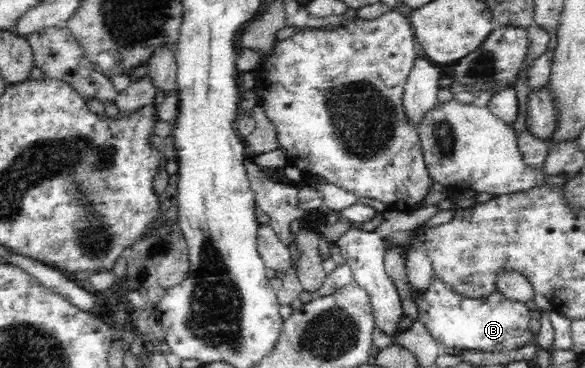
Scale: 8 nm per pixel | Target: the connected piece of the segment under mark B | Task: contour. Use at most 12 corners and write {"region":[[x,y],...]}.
{"region":[[432,267],[411,289],[419,321],[441,348],[529,345],[526,303],[497,290],[461,295]]}

